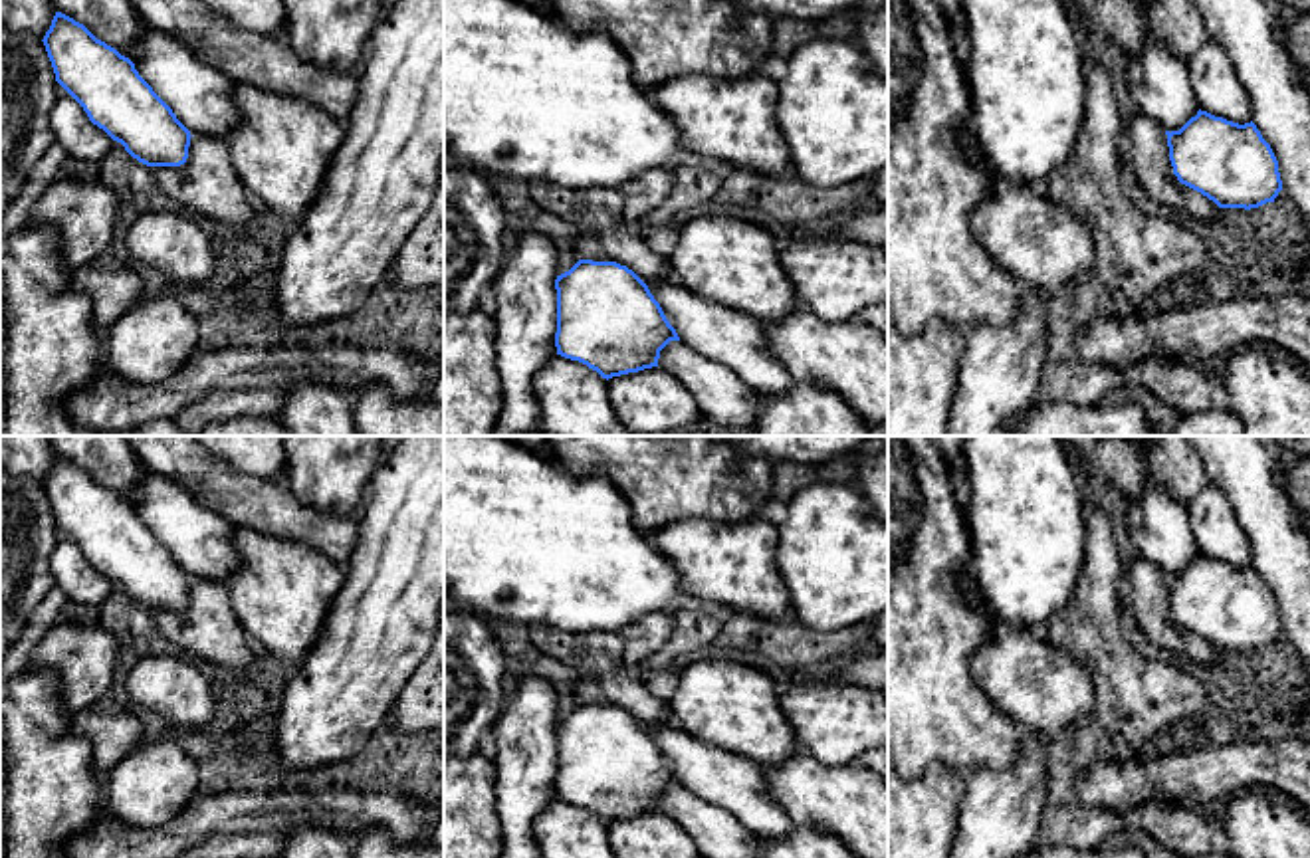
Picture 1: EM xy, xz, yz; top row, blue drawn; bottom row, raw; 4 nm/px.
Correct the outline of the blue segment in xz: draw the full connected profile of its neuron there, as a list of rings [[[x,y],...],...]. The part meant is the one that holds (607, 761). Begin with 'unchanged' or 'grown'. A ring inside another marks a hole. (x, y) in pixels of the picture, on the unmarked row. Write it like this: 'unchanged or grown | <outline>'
unchanged | [[[579,703],[557,719],[557,799],[579,804],[602,822],[658,810],[660,795],[680,785],[648,729],[616,705]]]

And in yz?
unchanged | [[[1197,555],[1179,575],[1165,575],[1177,624],[1219,652],[1258,652],[1282,634],[1278,604],[1256,569]]]

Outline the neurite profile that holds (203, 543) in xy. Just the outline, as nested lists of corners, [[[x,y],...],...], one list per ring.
[[[145,464],[135,497],[139,519],[190,579],[228,583],[240,565],[232,521],[208,511],[178,482],[155,474]]]

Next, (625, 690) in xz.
[[[612,672],[565,688],[579,703],[616,705],[644,727],[672,721],[670,705],[648,692],[634,672]]]

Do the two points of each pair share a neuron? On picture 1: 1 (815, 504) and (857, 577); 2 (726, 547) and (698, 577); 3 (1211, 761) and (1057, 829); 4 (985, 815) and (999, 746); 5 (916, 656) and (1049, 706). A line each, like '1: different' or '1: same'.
1: same
2: same
3: different
4: different
5: same

